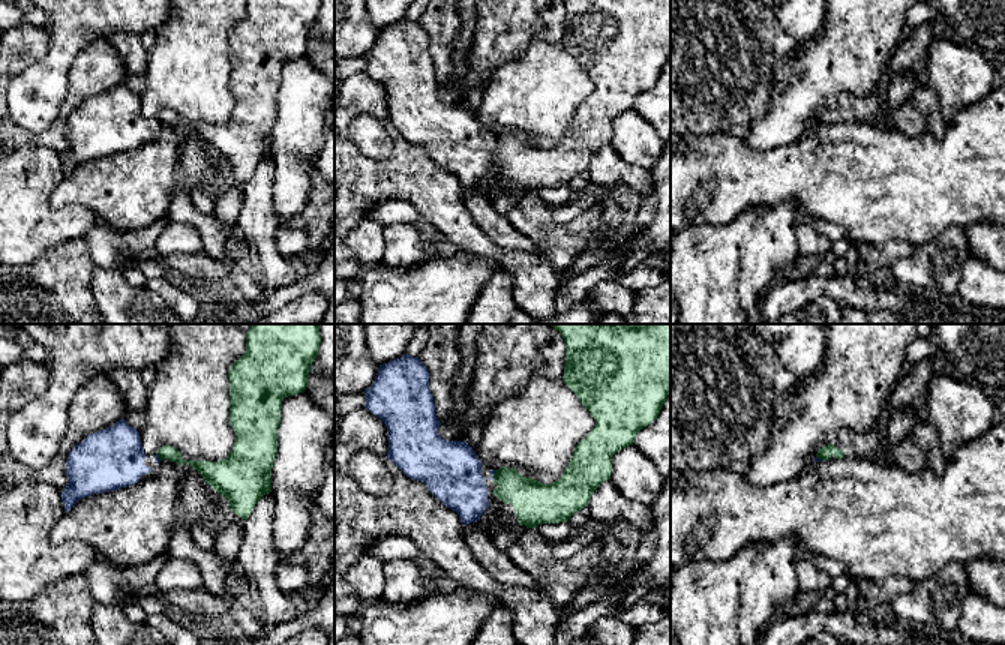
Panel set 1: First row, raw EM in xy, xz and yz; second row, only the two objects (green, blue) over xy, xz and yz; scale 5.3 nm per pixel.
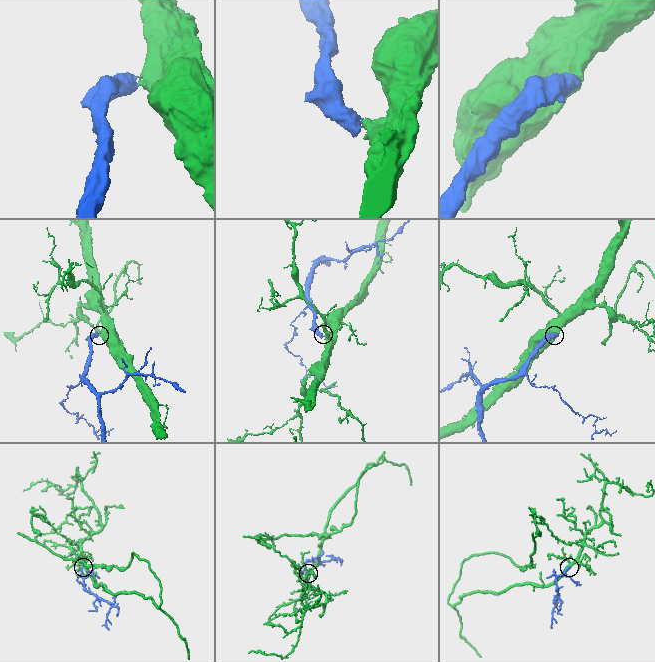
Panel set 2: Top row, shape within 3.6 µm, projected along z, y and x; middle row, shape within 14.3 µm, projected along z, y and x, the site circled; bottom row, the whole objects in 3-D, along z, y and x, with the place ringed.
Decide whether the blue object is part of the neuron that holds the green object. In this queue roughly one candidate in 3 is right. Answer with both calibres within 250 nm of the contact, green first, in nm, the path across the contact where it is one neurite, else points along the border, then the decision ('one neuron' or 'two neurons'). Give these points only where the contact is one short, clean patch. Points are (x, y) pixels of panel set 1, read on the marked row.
220 nm thick on the green side, 30 nm on the other; runs through xz (531, 500), (503, 477), (494, 474), (492, 471); one neuron

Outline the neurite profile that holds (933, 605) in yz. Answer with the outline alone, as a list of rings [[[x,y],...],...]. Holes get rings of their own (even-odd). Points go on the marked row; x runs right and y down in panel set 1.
[[[948,562],[915,584],[910,592],[891,600],[898,626],[951,633],[957,628],[960,603],[970,591],[966,564]]]

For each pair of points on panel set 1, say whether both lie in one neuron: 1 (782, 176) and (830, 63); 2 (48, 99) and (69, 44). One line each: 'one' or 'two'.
1: two
2: one

